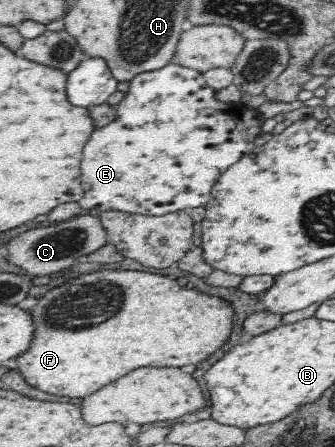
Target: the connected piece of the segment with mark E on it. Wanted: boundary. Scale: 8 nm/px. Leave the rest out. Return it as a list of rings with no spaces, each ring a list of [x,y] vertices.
[[[170,62],[167,66],[159,70],[142,72],[135,75],[135,78],[129,82],[129,88],[123,95],[123,100],[115,107],[115,120],[107,123],[107,126],[97,128],[89,142],[85,144],[83,150],[83,162],[81,162],[81,172],[83,172],[83,198],[79,204],[83,208],[97,208],[97,210],[108,211],[118,210],[131,214],[144,214],[145,216],[163,216],[170,212],[183,210],[185,208],[197,208],[205,206],[210,198],[212,189],[218,178],[243,156],[249,154],[255,147],[255,140],[260,136],[260,126],[264,123],[258,109],[252,109],[240,102],[226,103],[217,98],[217,91],[207,84],[205,77],[196,70],[179,66],[175,62]]]

